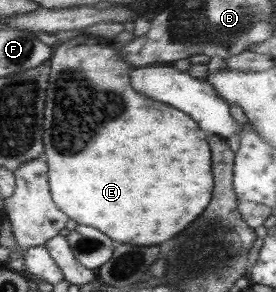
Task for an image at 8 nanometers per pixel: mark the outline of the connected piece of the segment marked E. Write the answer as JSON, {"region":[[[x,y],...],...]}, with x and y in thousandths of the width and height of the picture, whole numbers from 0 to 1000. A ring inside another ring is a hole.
{"region":[[[239,144],[210,158],[181,205],[185,223],[185,250],[174,257],[185,267],[185,298],[174,308],[174,346],[170,346],[170,408],[163,411],[163,493],[170,497],[170,521],[163,531],[163,545],[181,562],[181,606],[185,606],[185,644],[192,654],[192,675],[203,685],[203,695],[225,712],[257,750],[279,757],[290,767],[304,767],[315,774],[348,777],[348,784],[362,784],[362,791],[377,791],[377,798],[391,798],[399,812],[413,812],[420,825],[442,825],[442,832],[493,832],[493,839],[580,839],[580,832],[601,832],[601,825],[616,825],[616,818],[630,818],[645,798],[659,798],[681,771],[696,771],[746,716],[754,716],[754,702],[768,695],[768,682],[775,682],[775,586],[768,586],[768,503],[761,503],[761,462],[746,455],[746,449],[732,449],[725,442],[725,428],[681,394],[681,387],[667,387],[659,370],[638,373],[638,366],[623,366],[623,360],[609,360],[609,353],[587,353],[587,346],[565,346],[565,336],[551,339],[551,332],[536,332],[536,325],[500,315],[500,305],[486,305],[489,291],[478,277],[478,243],[493,243],[500,229],[478,219],[475,209],[457,205],[449,199],[449,185],[442,182],[442,168],[413,168],[399,161],[370,161],[370,154],[312,154],[312,151],[283,151],[261,154],[261,147]]]}

